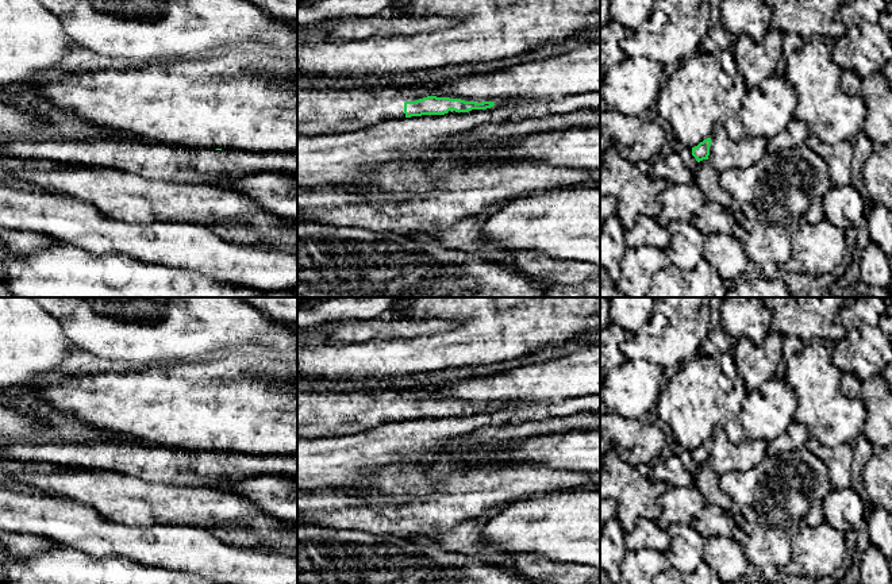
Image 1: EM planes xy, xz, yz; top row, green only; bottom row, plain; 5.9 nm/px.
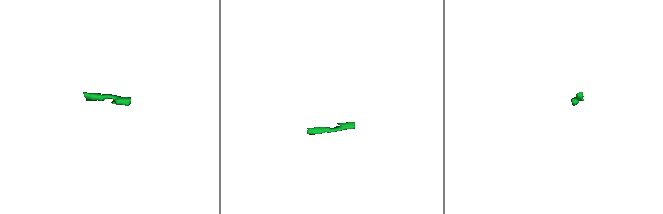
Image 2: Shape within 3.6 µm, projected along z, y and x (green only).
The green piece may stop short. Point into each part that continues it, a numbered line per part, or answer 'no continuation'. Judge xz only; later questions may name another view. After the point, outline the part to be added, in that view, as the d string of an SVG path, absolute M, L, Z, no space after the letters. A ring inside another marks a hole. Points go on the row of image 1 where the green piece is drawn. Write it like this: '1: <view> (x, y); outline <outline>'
1: xz (327, 110); outline M438 84L358 87L297 85L297 135L331 135L404 119L404 103L435 96Z

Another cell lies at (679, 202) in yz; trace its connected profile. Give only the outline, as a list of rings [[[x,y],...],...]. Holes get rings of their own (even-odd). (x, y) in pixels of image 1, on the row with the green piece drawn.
[[[692,181],[689,184],[669,184],[660,193],[660,201],[661,210],[655,219],[661,226],[669,227],[674,220],[691,223],[707,199],[700,187]]]

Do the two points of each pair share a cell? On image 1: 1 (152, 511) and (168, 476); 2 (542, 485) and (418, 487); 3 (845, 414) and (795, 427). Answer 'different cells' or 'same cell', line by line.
1: different cells
2: different cells
3: different cells

